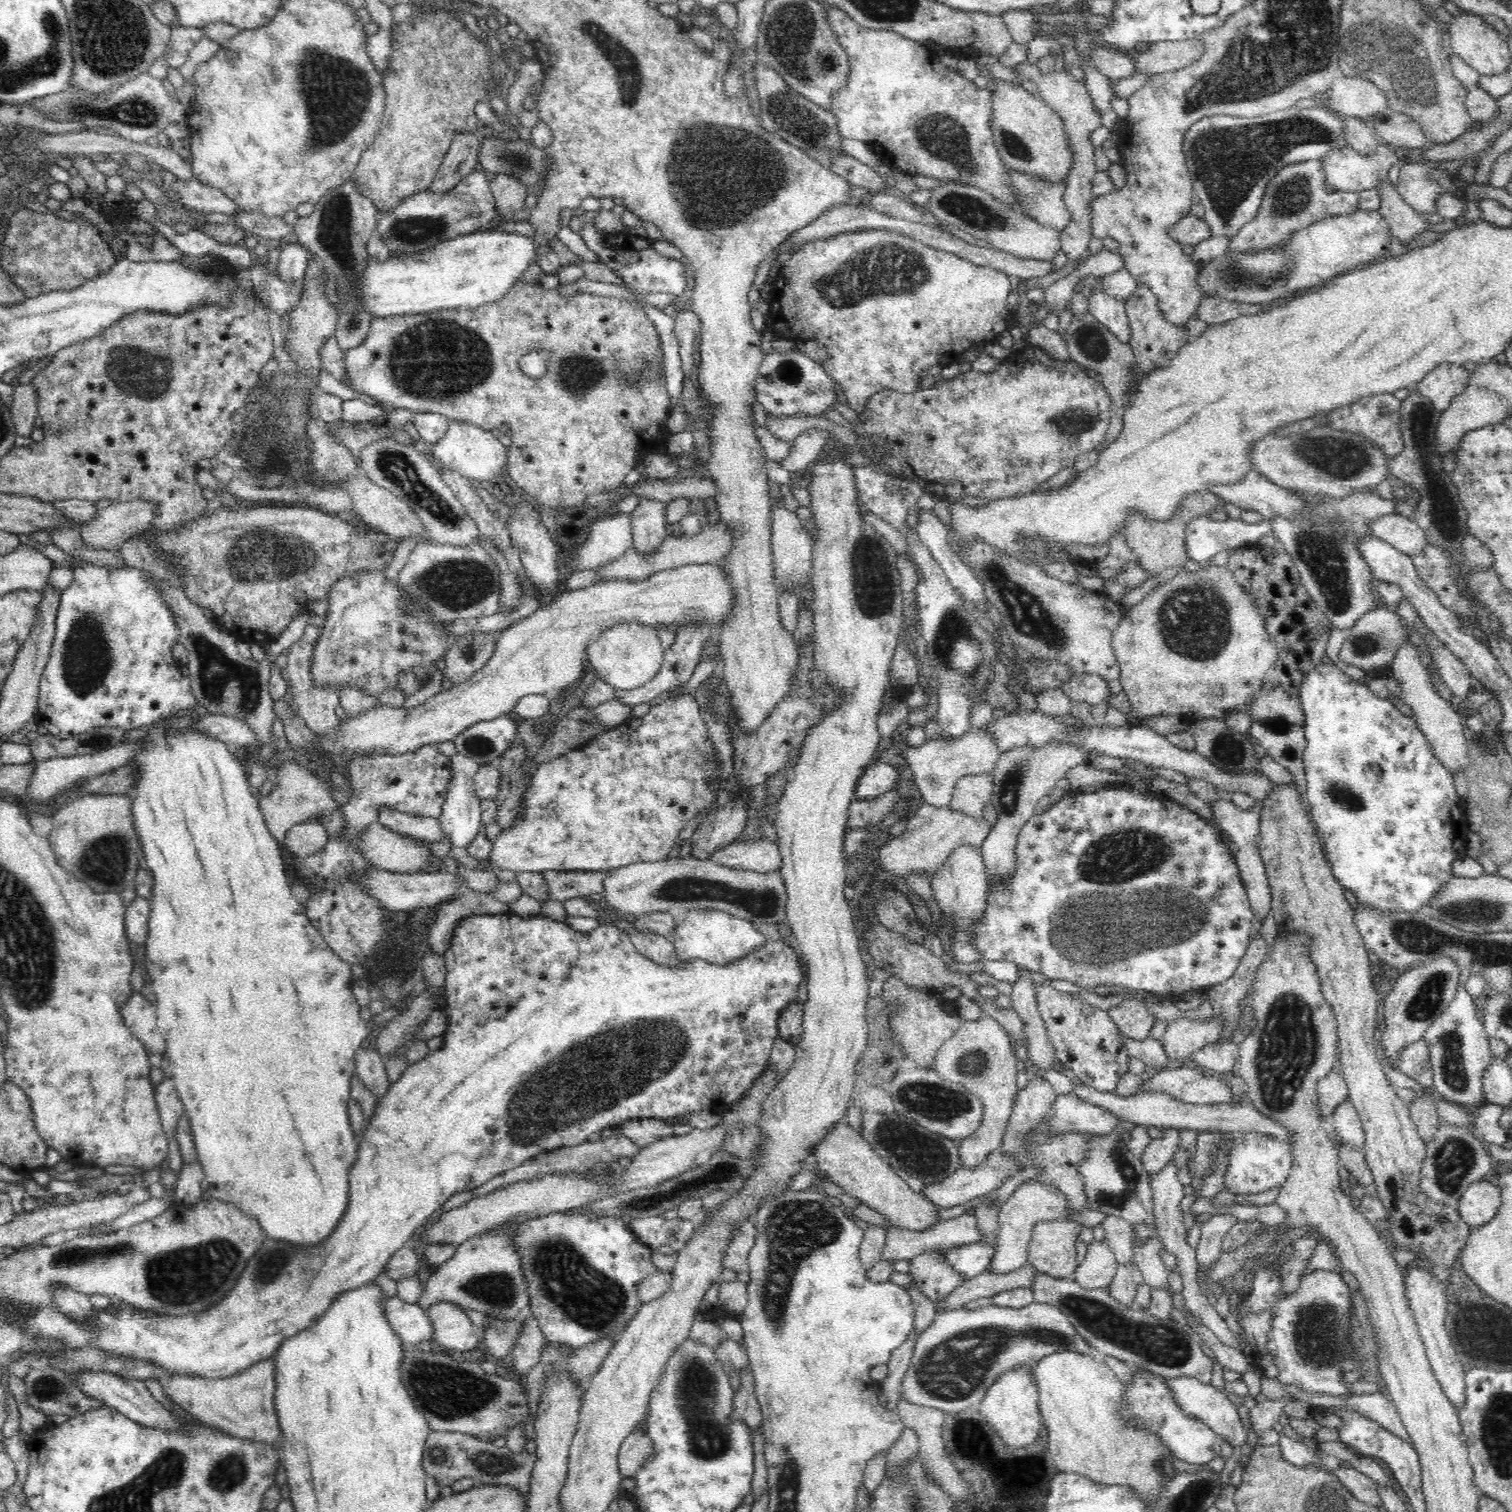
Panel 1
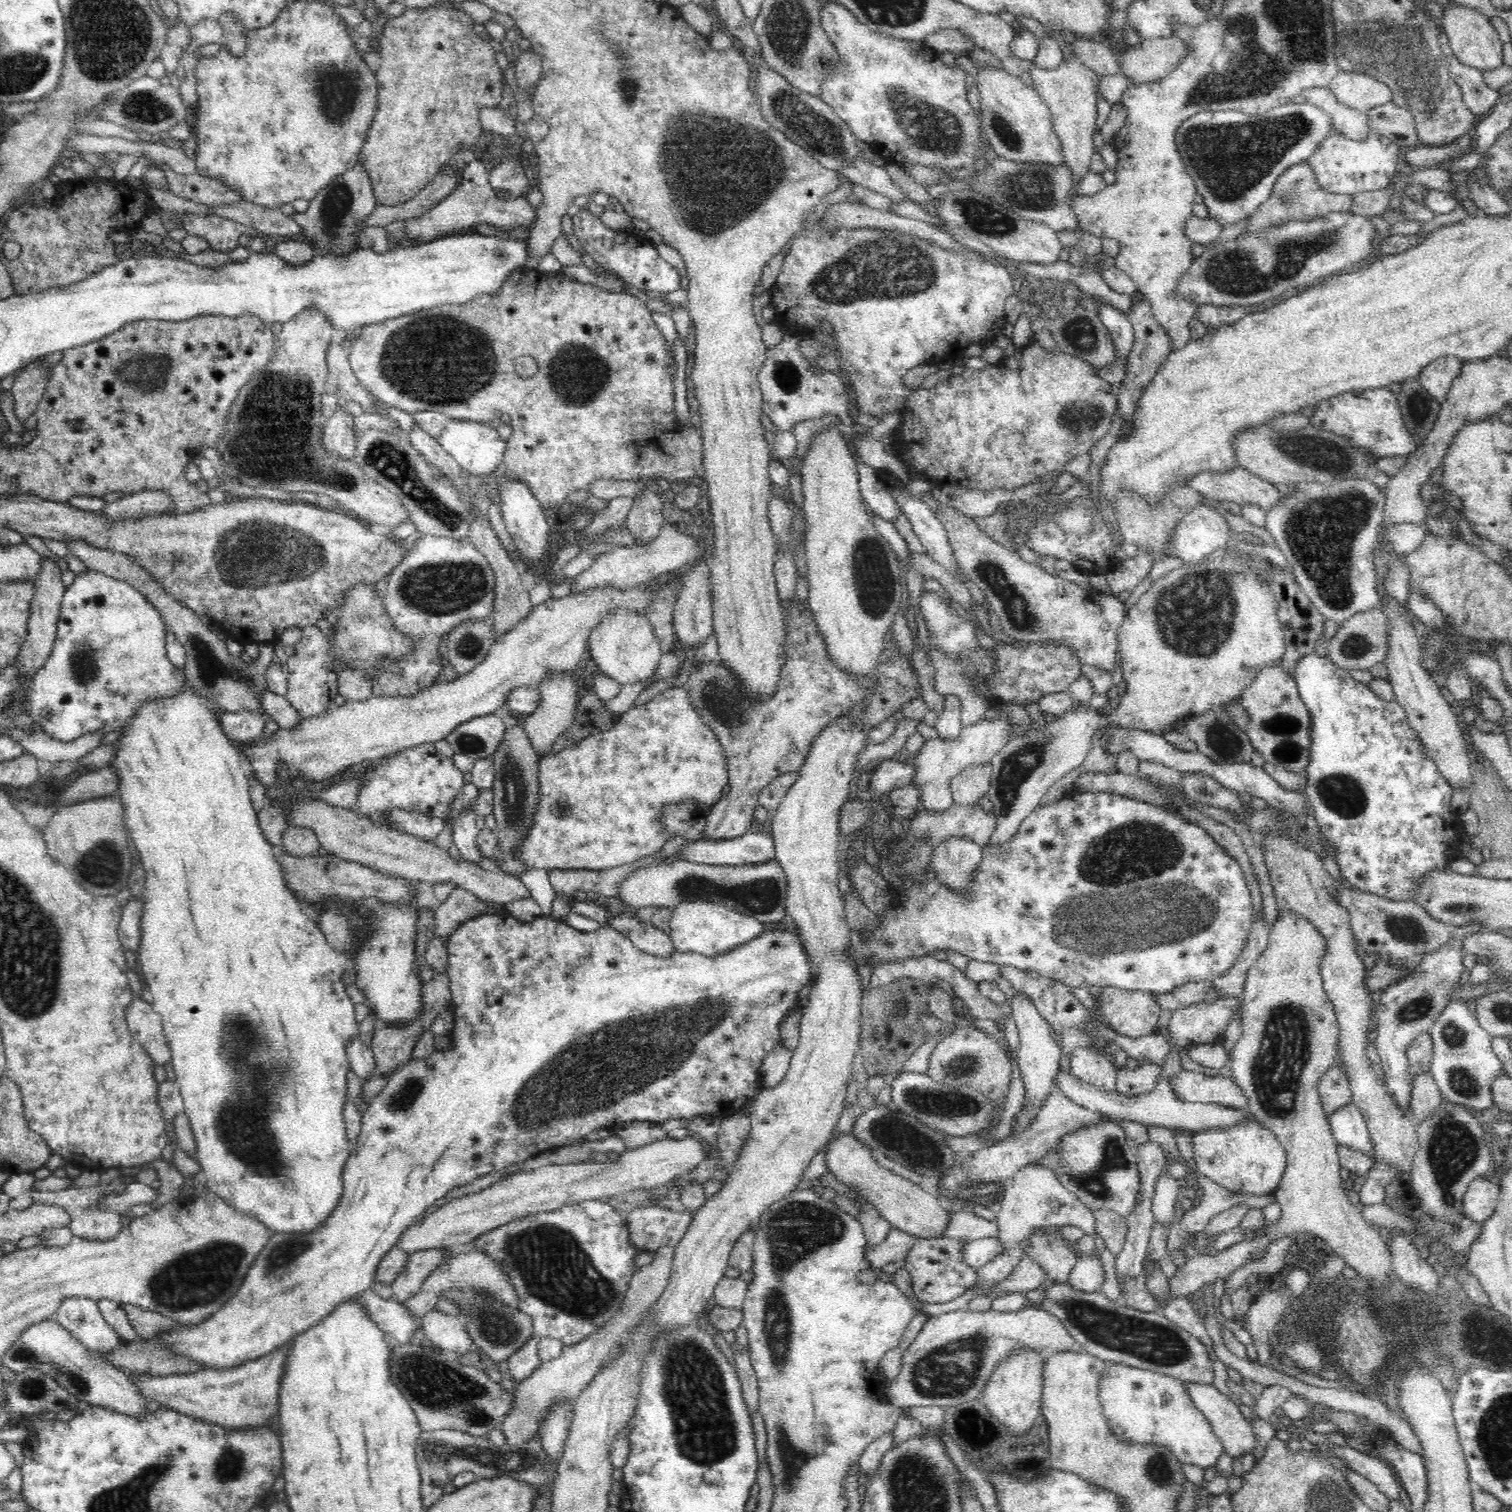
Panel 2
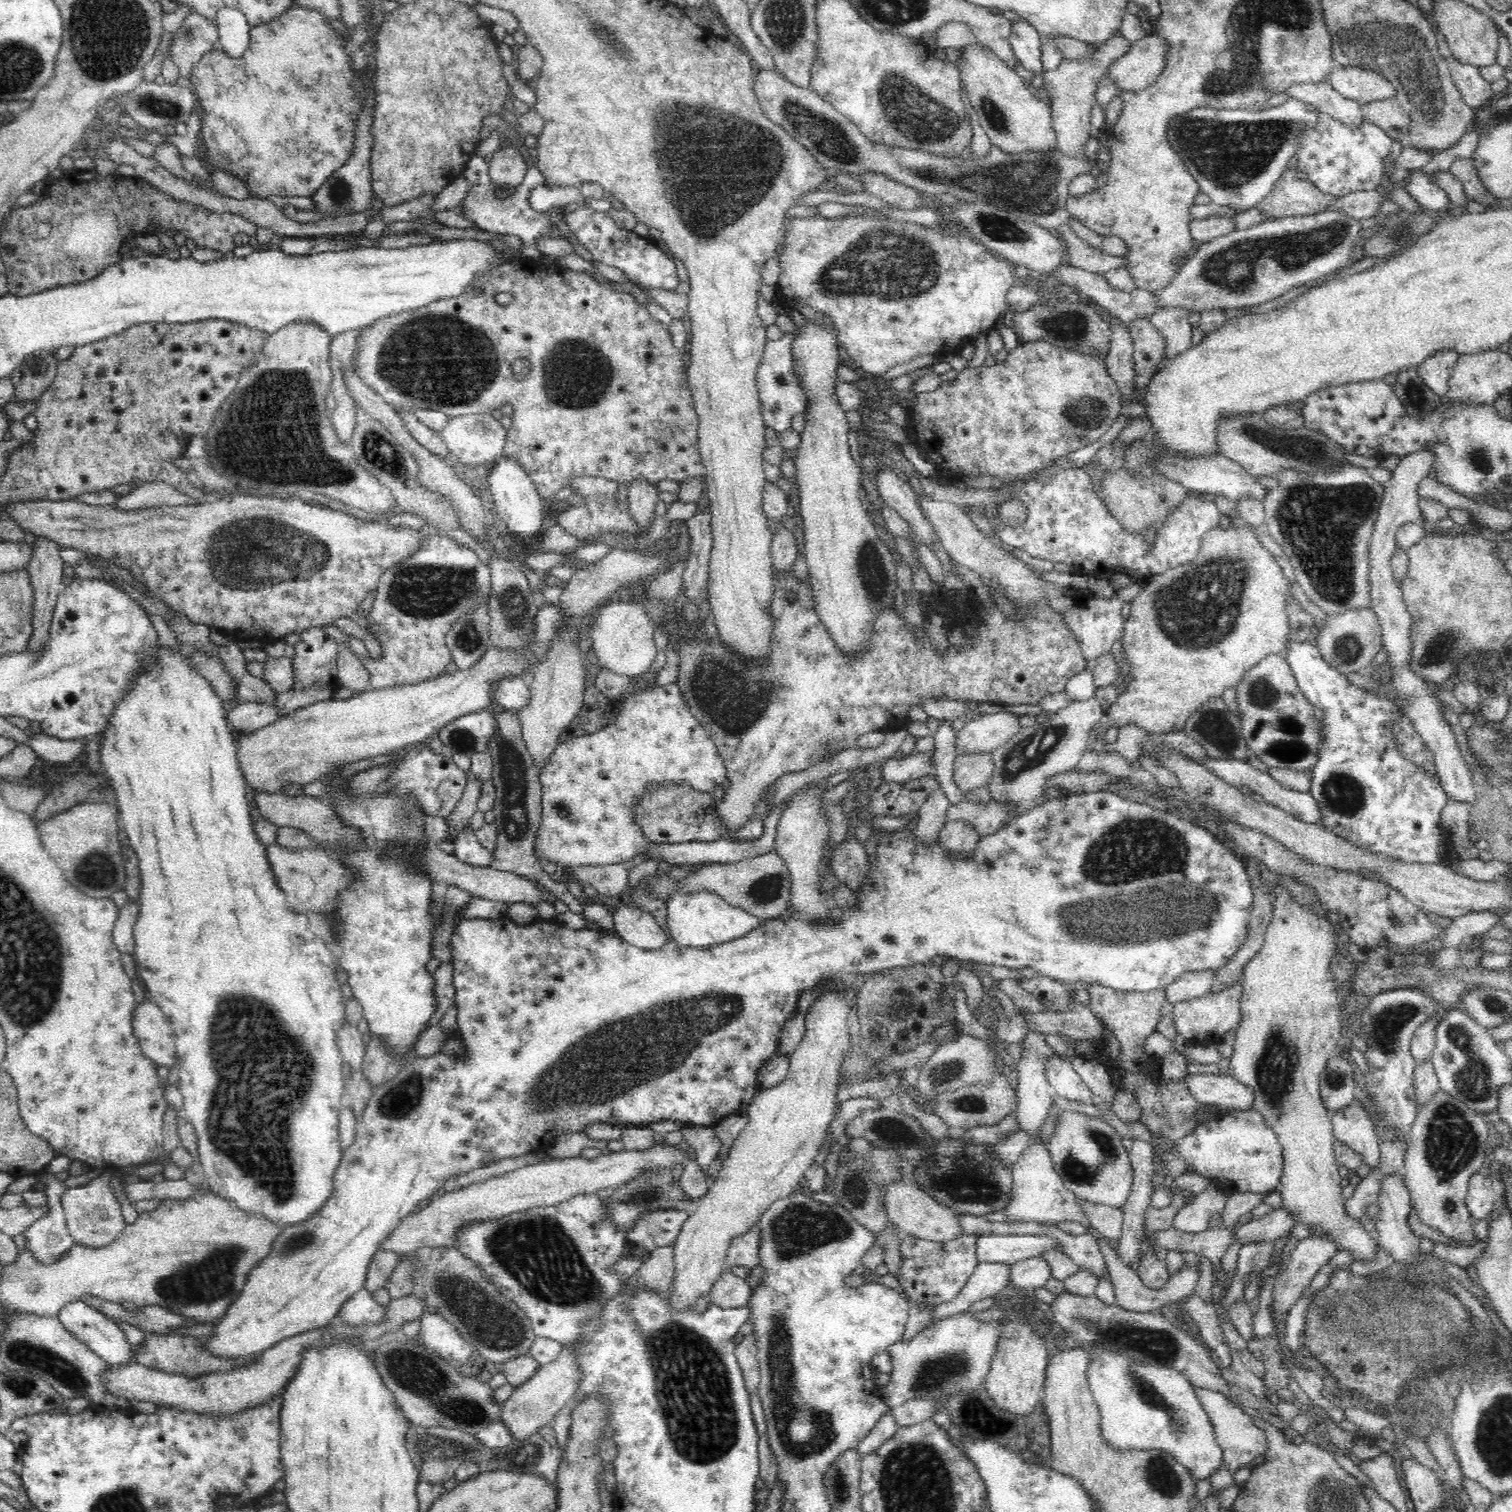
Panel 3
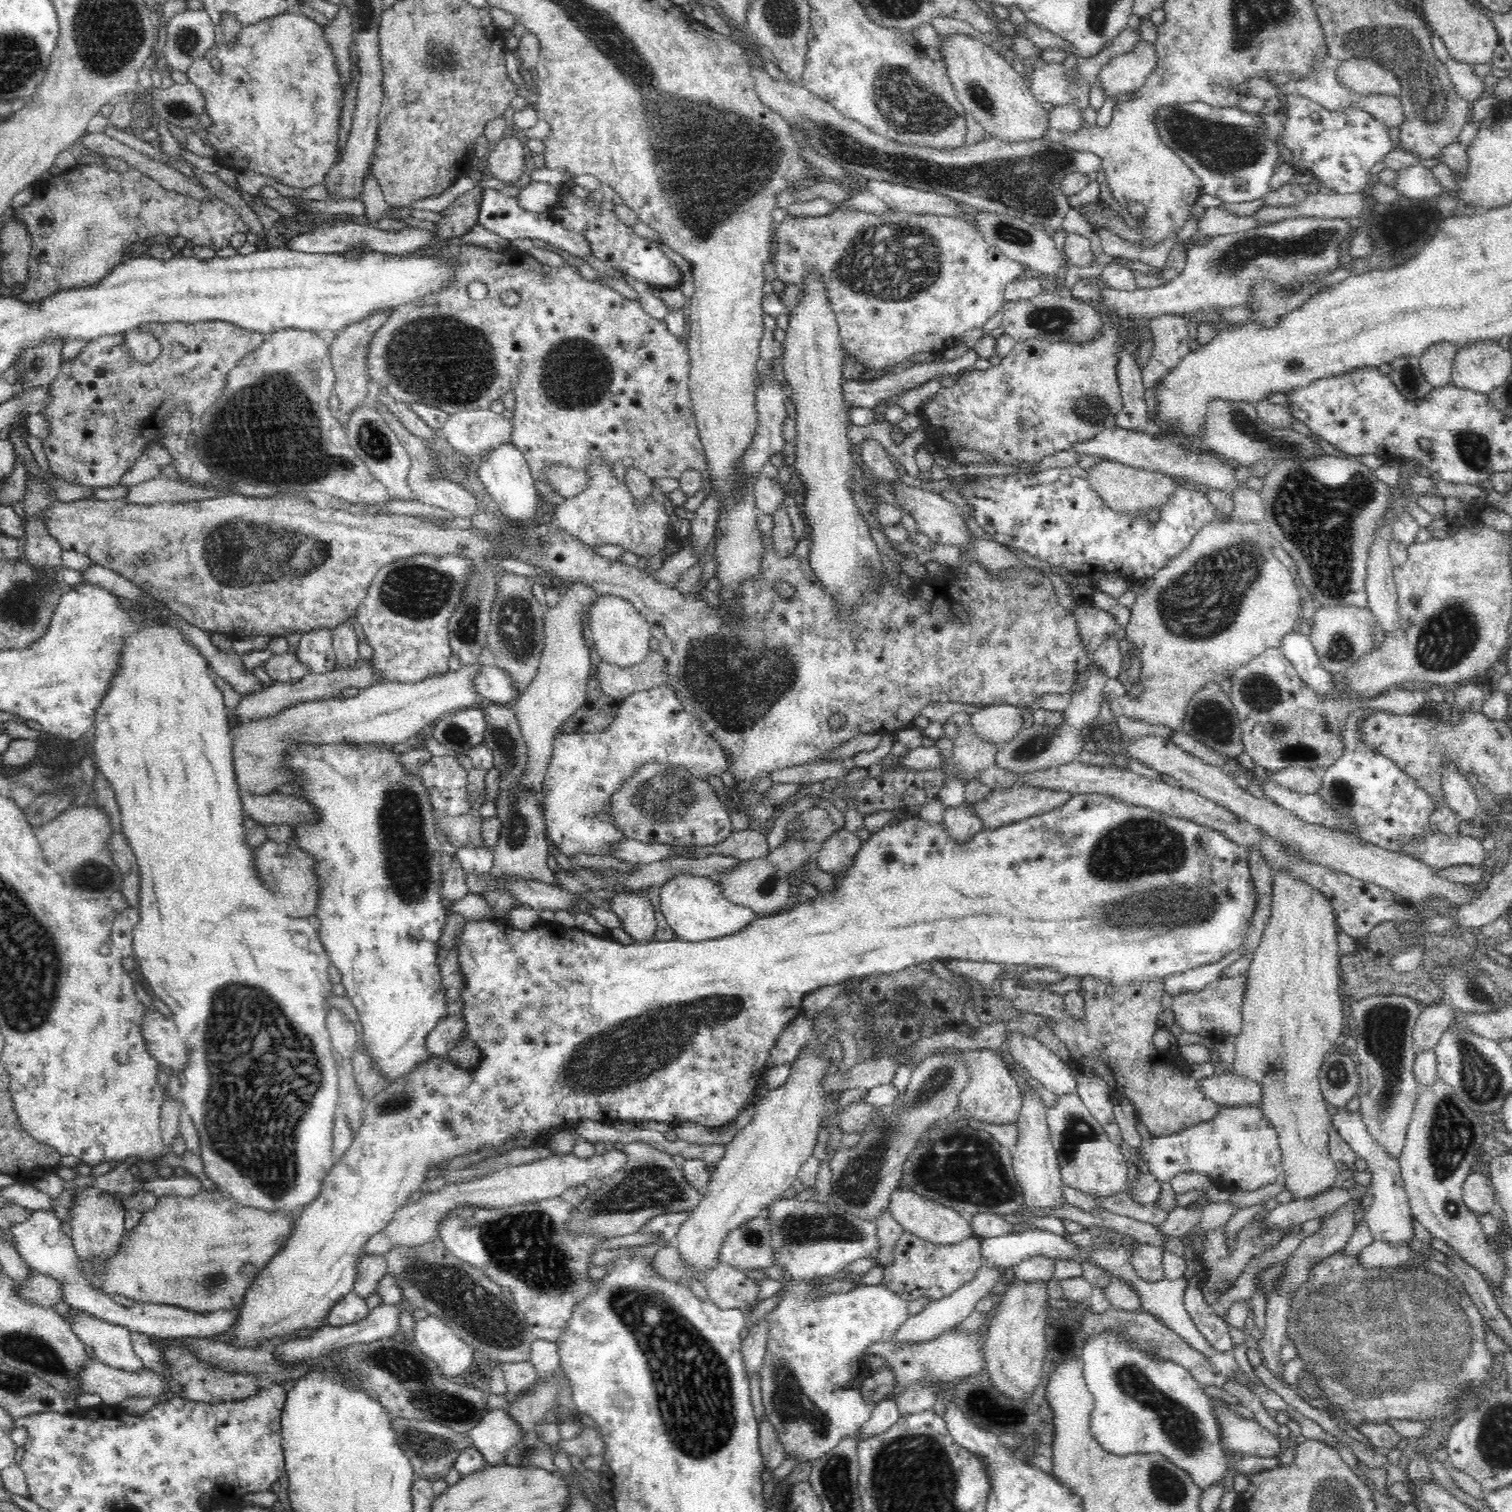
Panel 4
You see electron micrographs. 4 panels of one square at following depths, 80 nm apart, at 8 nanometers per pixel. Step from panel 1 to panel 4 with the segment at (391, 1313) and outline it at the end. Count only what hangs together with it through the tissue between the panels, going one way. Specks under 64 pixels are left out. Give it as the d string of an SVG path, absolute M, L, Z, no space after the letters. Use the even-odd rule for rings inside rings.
M352 1292L332 1306L332 1310L328 1312L328 1316L324 1320L324 1325L342 1326L354 1324L354 1322L368 1316L370 1312L366 1299L356 1292Z

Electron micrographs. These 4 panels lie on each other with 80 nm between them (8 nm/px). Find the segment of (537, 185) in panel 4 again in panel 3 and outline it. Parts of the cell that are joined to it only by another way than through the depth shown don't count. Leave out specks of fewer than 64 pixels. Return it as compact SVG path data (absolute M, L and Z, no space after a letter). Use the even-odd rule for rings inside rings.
M544 184L536 186L529 197L532 209L541 213L547 213L554 207L584 205L584 200L583 195L574 187L548 187Z

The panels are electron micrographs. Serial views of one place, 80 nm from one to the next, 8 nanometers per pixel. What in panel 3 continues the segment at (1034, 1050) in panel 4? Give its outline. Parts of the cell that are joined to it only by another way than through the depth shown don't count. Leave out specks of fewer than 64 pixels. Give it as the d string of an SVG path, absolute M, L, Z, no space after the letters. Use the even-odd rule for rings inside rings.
M1054 1056L1046 1062L1047 1080L1053 1094L1083 1104L1092 1103L1092 1092L1074 1071L1071 1063Z

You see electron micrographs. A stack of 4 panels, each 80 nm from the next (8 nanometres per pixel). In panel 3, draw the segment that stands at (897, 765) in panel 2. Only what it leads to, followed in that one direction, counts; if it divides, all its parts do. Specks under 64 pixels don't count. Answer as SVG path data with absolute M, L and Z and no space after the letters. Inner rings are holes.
M912 753L903 759L888 759L882 765L883 782L897 782L904 784L908 780L932 774L934 761L929 753Z

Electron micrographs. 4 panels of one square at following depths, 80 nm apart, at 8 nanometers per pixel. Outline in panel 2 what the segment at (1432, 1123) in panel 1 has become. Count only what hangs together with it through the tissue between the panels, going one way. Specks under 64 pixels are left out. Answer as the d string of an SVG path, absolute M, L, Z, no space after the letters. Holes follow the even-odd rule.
M1430 1072L1413 1078L1412 1100L1409 1102L1409 1110L1415 1117L1416 1124L1430 1118L1442 1101L1440 1089Z

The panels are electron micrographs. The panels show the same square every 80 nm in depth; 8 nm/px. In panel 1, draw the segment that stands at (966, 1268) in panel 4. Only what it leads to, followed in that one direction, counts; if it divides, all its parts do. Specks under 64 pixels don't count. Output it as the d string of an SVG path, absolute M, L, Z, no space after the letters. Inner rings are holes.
M928 1250L924 1254L918 1254L911 1260L911 1269L908 1274L912 1275L915 1279L917 1288L928 1297L932 1302L943 1299L952 1294L960 1283L963 1283L966 1279L959 1272L956 1272L945 1260L943 1260L943 1254L947 1250Z

